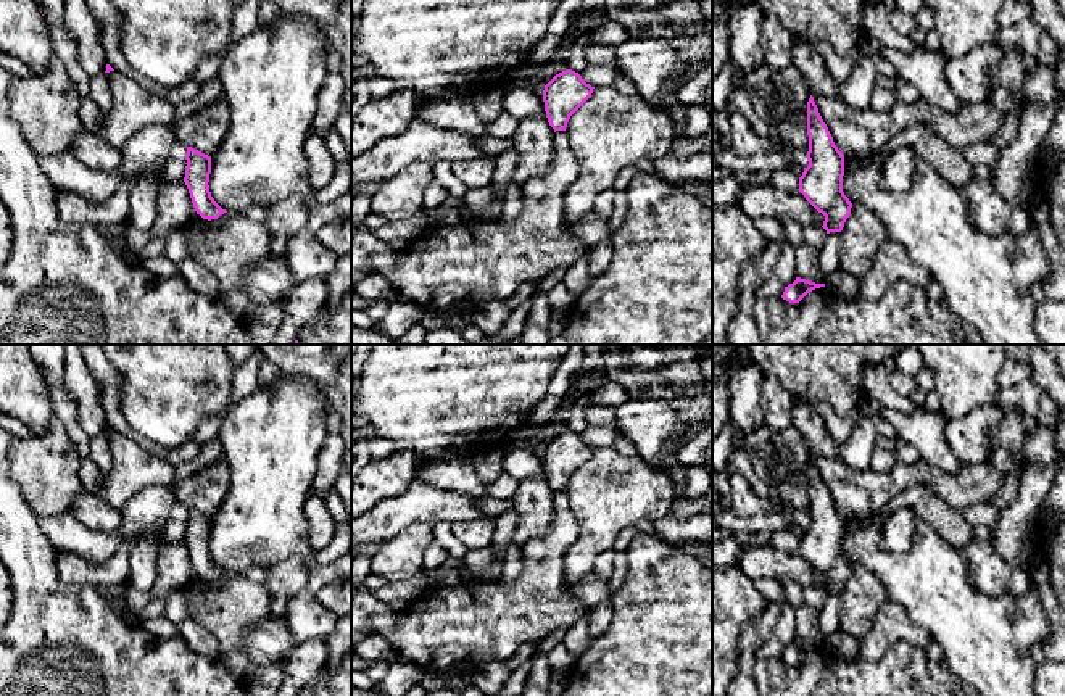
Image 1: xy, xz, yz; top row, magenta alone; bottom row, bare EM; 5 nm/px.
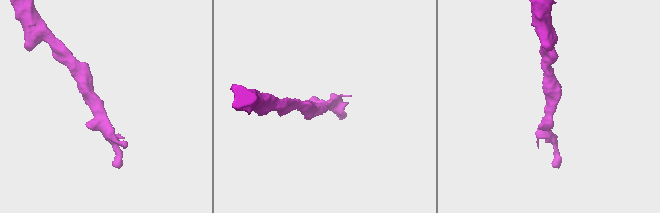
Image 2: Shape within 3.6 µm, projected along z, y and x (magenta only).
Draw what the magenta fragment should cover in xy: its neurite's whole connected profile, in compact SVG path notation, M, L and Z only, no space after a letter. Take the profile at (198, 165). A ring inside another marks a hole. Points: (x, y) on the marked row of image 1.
M187 147L187 166L184 182L189 188L193 208L203 219L218 219L227 213L222 209L209 192L211 156Z

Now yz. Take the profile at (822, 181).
M810 95L807 102L809 166L799 177L799 192L825 216L827 234L841 232L852 203L843 192L844 155L838 150Z

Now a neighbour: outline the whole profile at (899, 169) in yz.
M901 147L893 151L885 164L881 185L893 192L907 190L915 177L917 150L912 147Z

